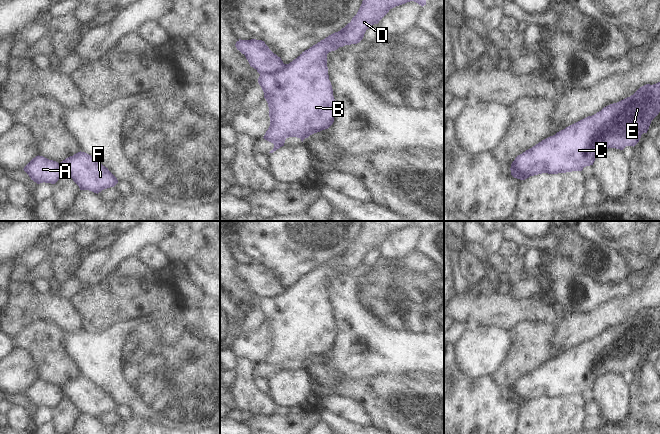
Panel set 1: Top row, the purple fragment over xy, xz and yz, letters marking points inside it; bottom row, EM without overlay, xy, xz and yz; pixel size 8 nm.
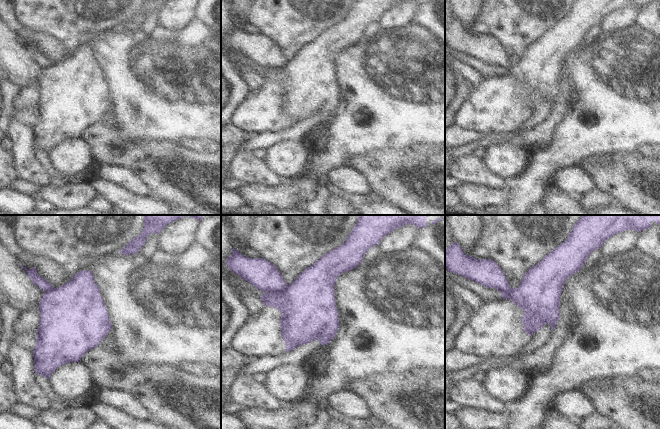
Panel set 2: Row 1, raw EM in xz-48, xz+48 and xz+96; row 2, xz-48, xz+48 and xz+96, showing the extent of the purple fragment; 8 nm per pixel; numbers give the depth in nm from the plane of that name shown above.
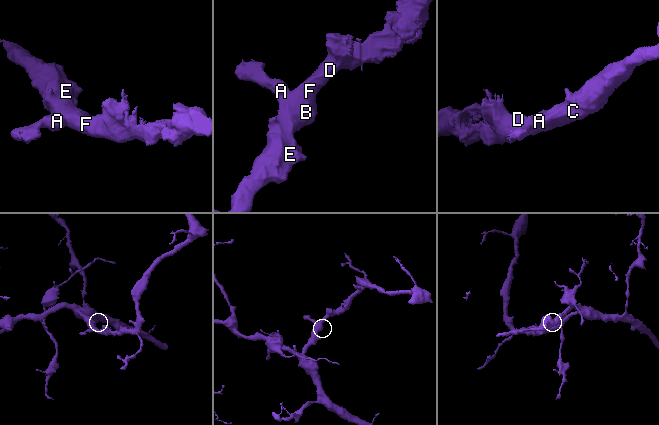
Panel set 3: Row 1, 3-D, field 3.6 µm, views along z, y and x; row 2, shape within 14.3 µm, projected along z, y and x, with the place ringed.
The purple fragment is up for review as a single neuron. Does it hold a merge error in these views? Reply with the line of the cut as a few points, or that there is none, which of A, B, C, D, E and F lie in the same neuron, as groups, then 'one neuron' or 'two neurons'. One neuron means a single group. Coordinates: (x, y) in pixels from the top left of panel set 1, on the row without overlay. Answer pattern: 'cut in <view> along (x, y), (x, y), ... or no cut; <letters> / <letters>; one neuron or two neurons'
cut in xz along (285, 288), (277, 295), (260, 298); A / B C D E F; two neurons

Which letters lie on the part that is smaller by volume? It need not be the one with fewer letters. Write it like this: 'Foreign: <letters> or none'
Foreign: A

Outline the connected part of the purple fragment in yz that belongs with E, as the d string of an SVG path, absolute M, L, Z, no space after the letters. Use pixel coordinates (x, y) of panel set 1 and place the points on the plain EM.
M660 306L640 311L633 319L617 327L604 331L601 335L592 340L588 340L565 353L550 360L532 372L518 379L512 386L519 397L519 403L525 404L530 400L548 397L558 398L572 395L582 395L584 391L593 389L596 378L604 373L616 372L623 374L626 370L635 370L643 357L647 357L651 345L660 336Z

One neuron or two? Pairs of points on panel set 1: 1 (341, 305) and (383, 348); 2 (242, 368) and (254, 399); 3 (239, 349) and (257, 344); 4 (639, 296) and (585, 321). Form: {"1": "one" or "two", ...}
{"1": "one", "2": "one", "3": "one", "4": "one"}

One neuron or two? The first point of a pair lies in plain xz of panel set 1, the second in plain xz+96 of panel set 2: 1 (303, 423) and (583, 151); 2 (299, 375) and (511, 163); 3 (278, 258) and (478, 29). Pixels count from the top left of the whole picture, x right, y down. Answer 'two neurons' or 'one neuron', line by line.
1: two neurons
2: one neuron
3: two neurons

